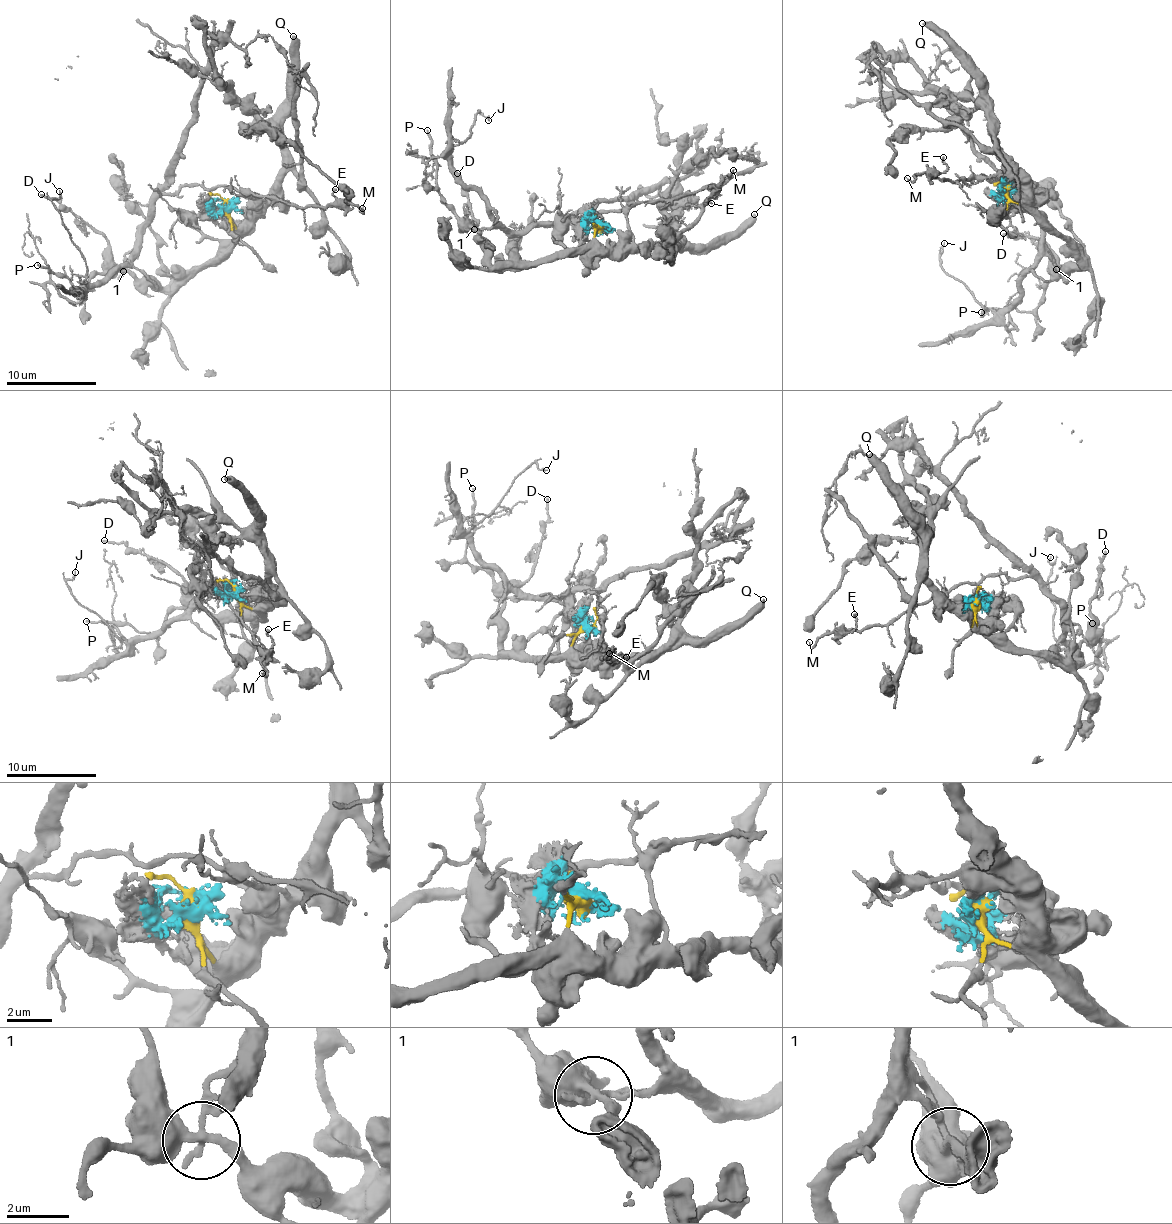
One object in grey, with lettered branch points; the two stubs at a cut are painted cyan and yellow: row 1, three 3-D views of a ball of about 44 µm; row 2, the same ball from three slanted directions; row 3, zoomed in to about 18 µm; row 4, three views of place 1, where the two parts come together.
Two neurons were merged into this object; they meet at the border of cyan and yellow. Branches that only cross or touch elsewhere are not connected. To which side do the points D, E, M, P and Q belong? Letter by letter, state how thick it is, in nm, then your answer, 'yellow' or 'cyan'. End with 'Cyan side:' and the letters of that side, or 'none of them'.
D: calibre 170 nm; yellow
E: calibre 170 nm; cyan
M: calibre 170 nm; cyan
P: calibre 150 nm; yellow
Q: calibre 400 nm; yellow
Cyan side: E, M

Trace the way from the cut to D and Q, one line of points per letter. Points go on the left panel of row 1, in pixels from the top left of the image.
D: (228, 205), (237, 229), (231, 247), (166, 287), (116, 265), (106, 239), (40, 194)
Q: (228, 205), (231, 222), (237, 229), (256, 209), (279, 175), (293, 36)

